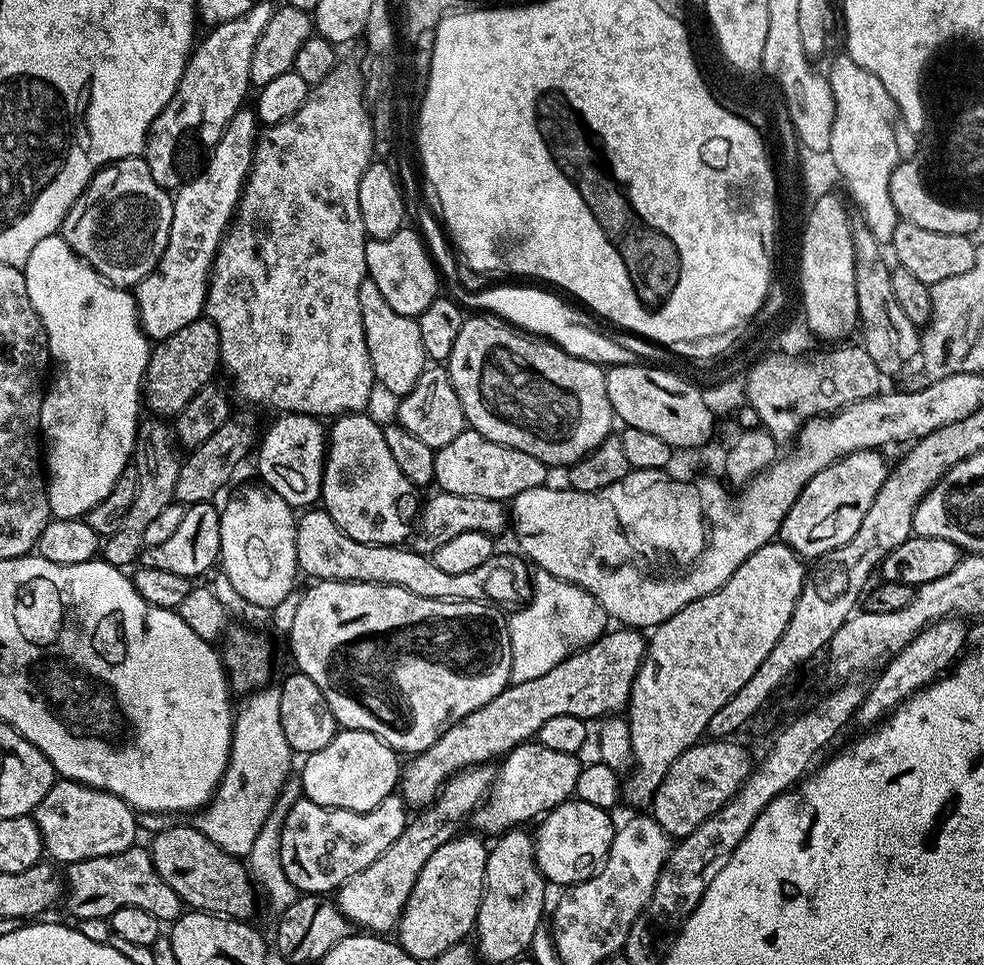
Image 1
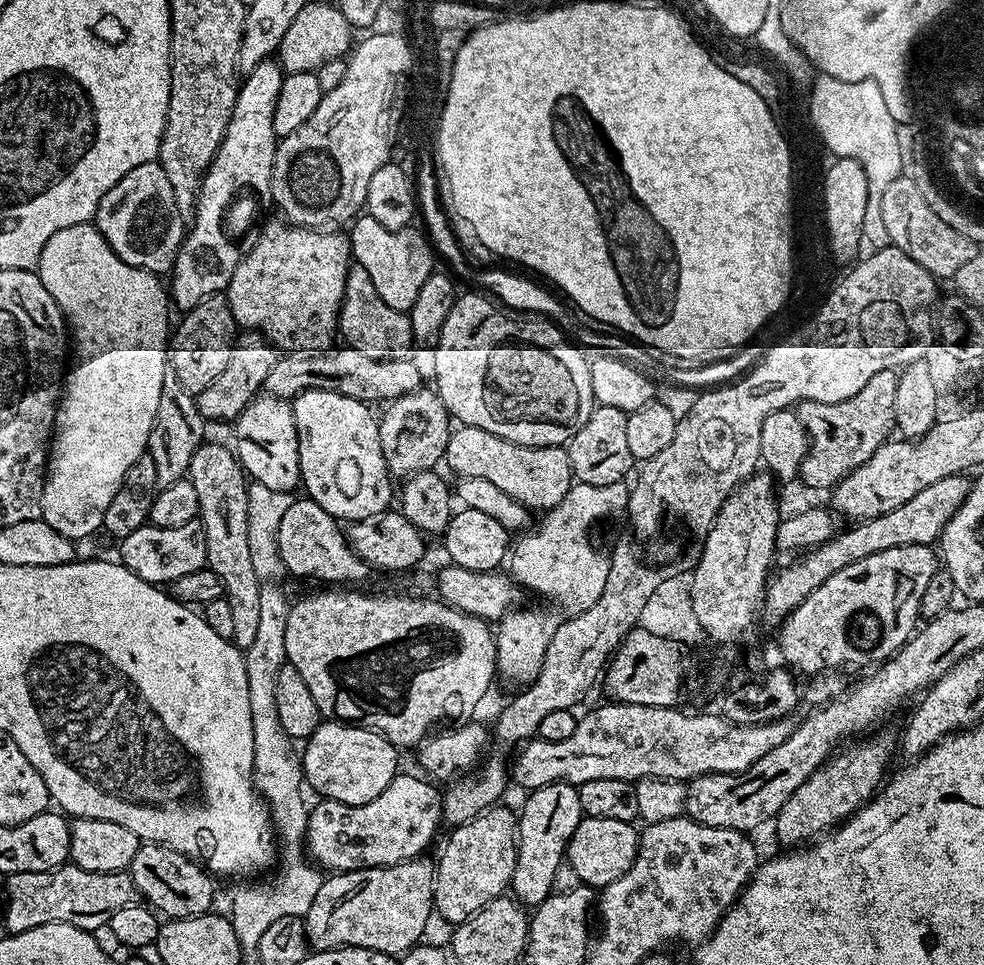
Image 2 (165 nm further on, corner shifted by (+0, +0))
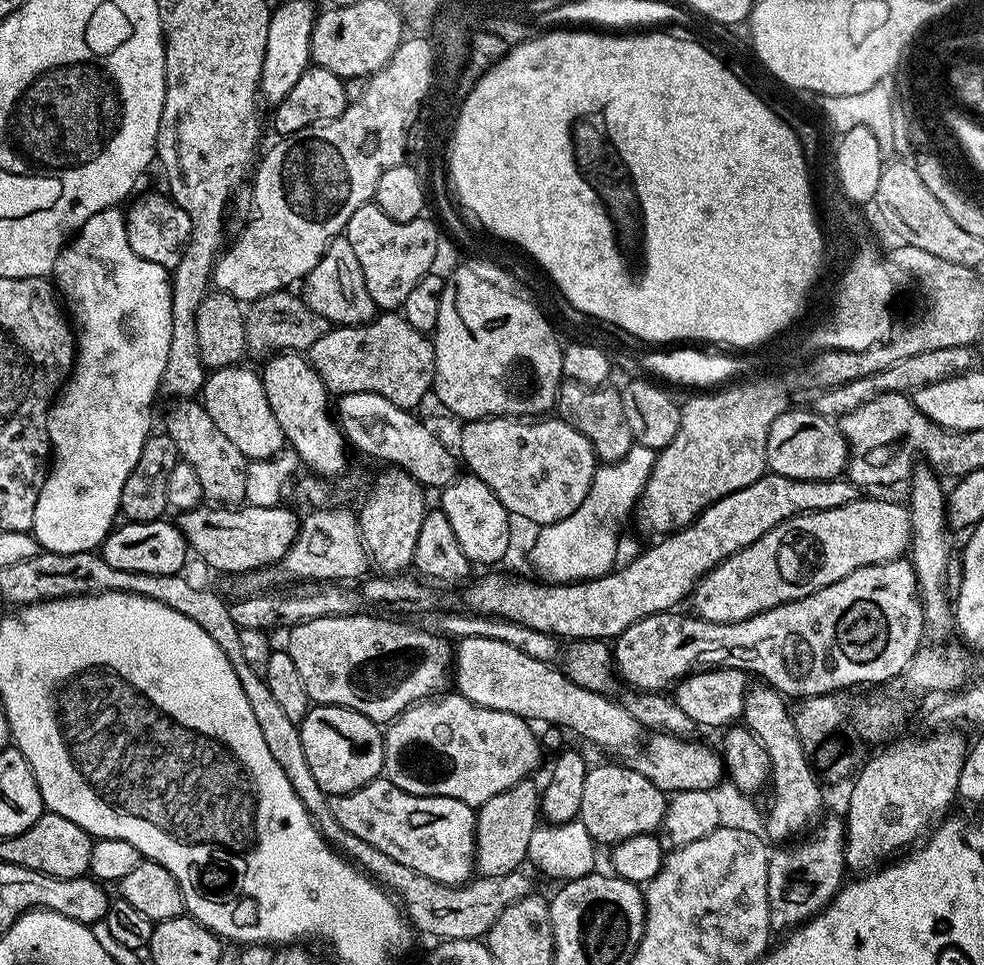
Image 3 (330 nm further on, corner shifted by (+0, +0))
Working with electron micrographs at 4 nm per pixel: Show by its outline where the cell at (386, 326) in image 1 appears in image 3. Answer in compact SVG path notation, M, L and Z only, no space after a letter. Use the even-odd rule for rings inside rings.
M341 234L328 243L318 266L302 281L302 298L320 316L328 319L329 325L347 326L350 324L369 324L376 317L378 309L370 290L366 290L366 278L362 278L362 266L350 246L347 235Z

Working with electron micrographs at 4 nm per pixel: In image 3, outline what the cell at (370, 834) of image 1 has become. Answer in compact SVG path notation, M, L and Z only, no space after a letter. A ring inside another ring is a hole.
M383 778L372 780L356 792L347 792L345 796L331 797L332 813L350 834L362 838L362 842L370 842L374 850L382 850L382 854L390 854L394 862L402 862L402 866L410 866L410 870L418 870L418 874L426 874L426 878L434 878L434 882L455 884L468 883L473 879L476 866L476 813L477 809L466 802L458 802L458 798L445 796L415 796L406 790L398 790L394 782Z

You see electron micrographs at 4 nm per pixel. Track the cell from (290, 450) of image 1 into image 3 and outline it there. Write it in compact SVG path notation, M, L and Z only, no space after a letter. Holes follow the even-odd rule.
M245 366L217 368L208 372L208 381L204 384L202 403L206 414L218 422L218 430L242 450L244 459L251 462L277 456L285 447L284 431L274 414L266 386L259 371L251 372Z

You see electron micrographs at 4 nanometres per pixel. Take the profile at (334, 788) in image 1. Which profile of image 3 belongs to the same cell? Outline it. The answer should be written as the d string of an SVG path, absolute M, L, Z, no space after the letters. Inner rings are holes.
M316 704L309 707L306 718L298 727L302 750L306 750L306 762L318 786L322 786L329 797L356 792L383 773L384 733L381 725L370 718L342 706Z

